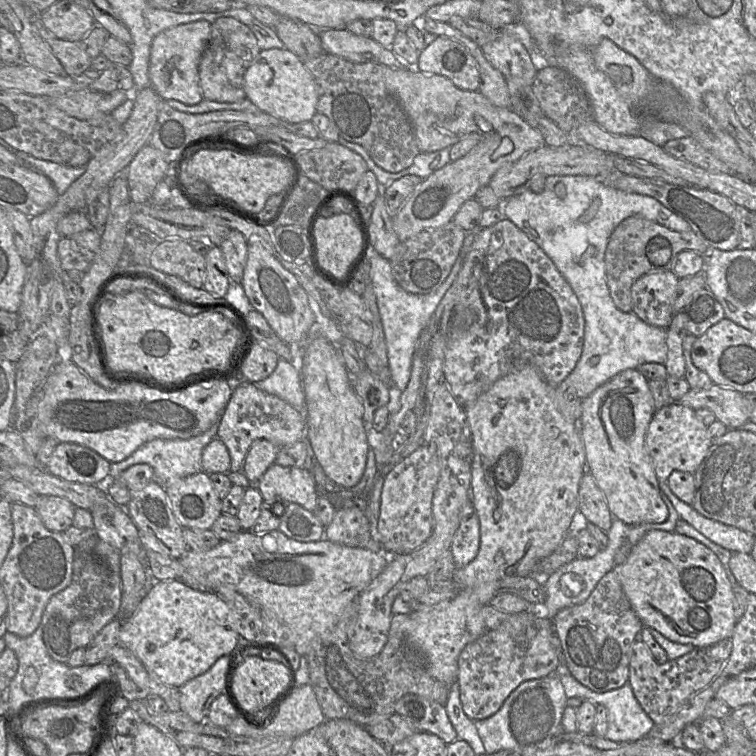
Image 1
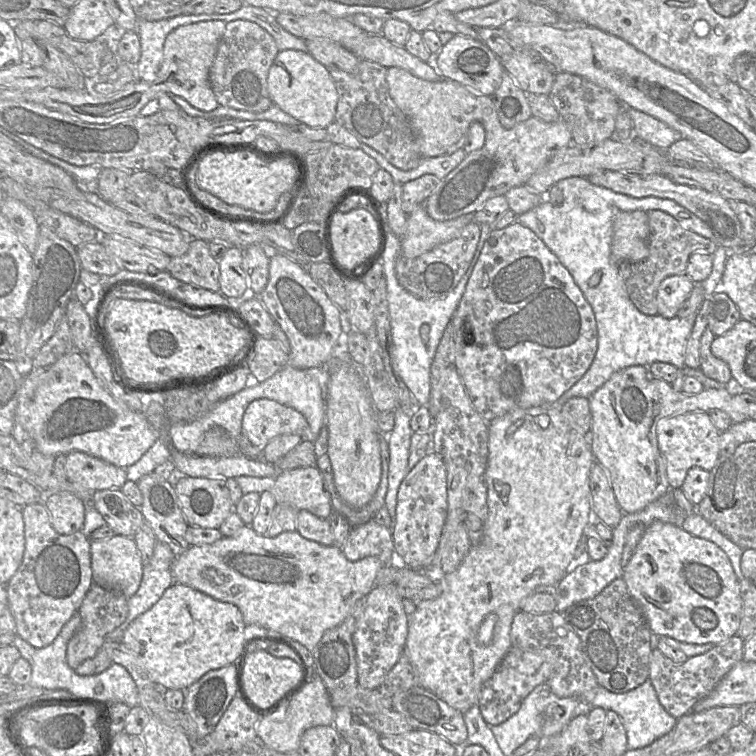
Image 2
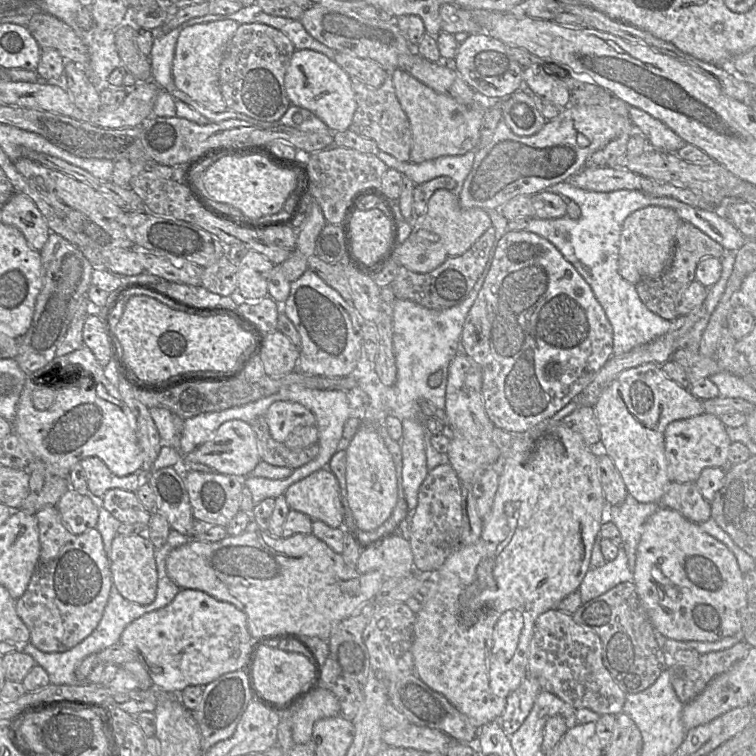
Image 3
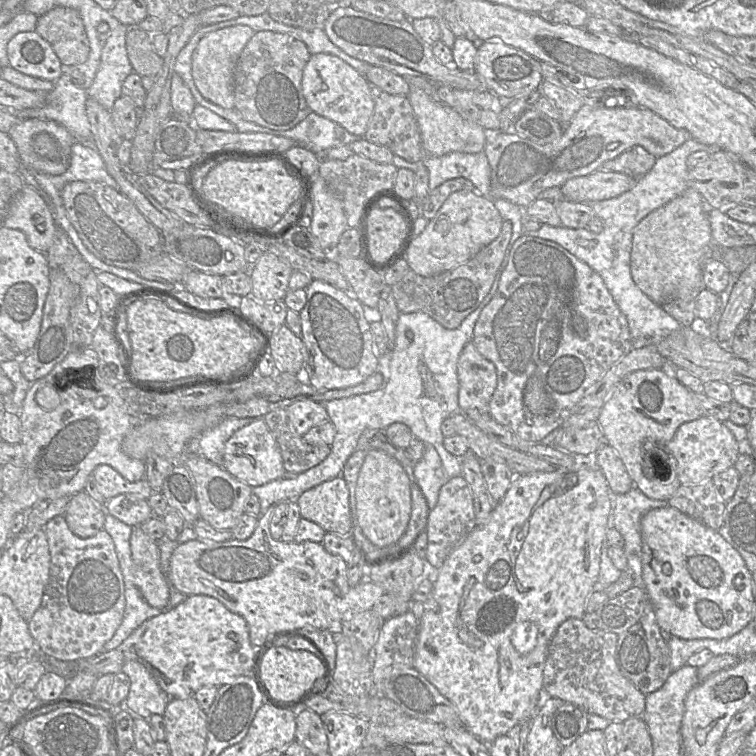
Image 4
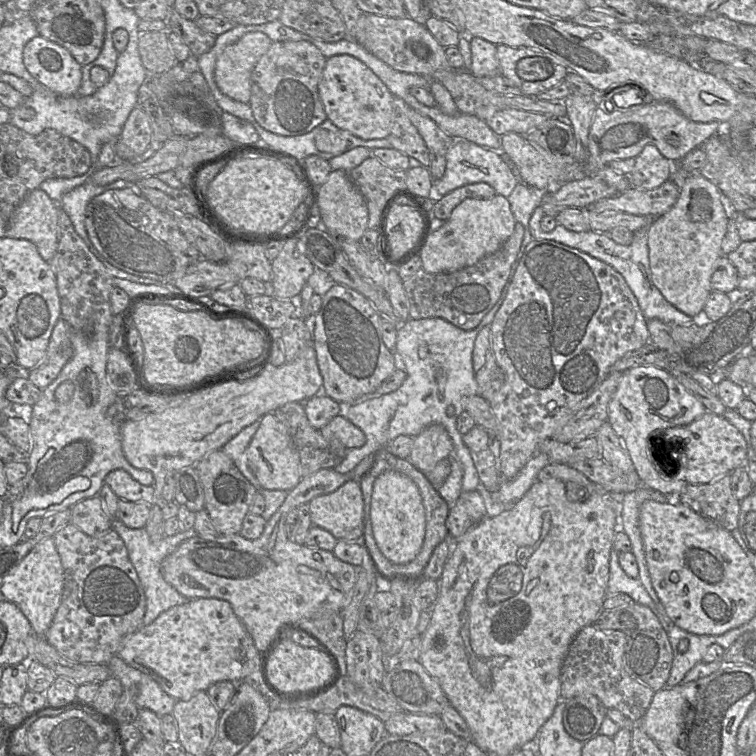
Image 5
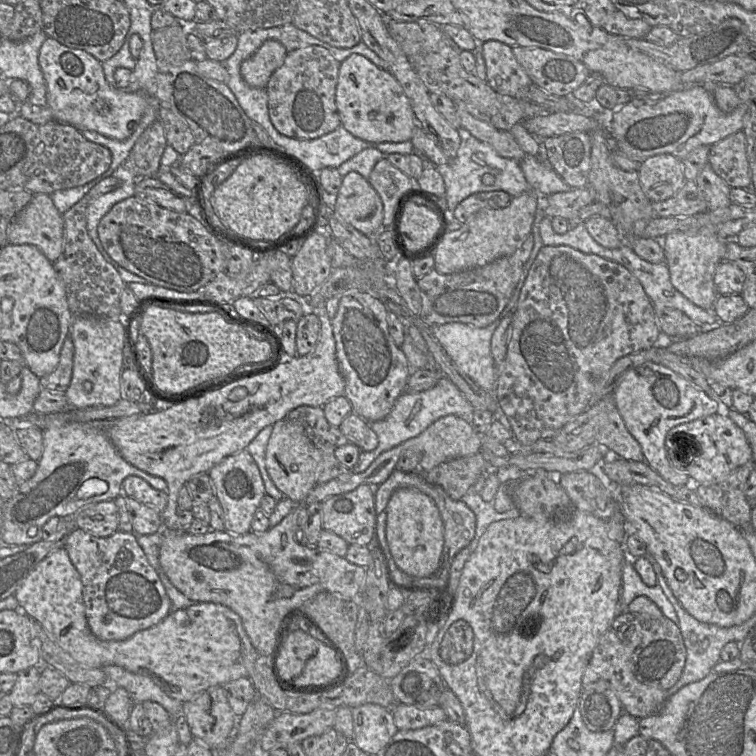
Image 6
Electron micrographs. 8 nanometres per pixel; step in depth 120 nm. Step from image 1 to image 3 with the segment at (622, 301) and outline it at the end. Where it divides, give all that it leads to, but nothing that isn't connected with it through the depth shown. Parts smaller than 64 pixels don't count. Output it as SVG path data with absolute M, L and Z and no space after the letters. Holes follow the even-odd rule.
M681 221L675 236L673 255L667 269L658 277L646 278L635 284L635 289L643 304L660 317L673 321L678 317L676 306L687 286L695 280L695 270L702 258L721 259L726 250L708 235L687 221Z

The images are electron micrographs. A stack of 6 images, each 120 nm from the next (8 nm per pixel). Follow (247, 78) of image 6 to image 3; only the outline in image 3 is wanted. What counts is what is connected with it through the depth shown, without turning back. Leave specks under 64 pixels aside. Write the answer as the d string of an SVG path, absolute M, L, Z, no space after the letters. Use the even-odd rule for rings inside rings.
M233 20L195 24L183 28L177 38L172 65L174 84L177 89L213 112L228 109L219 86L219 69L227 46L239 25Z

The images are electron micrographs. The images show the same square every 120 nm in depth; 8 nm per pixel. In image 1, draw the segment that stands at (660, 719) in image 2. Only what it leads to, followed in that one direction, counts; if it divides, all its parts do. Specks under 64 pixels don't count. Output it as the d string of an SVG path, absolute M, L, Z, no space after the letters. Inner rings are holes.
M563 663L562 670L557 676L563 684L565 694L568 698L576 697L582 700L590 701L593 704L604 705L608 711L608 727L604 738L615 742L636 741L647 736L655 725L652 719L642 709L641 705L634 696L631 686L628 683L620 688L598 693L578 682L564 669Z

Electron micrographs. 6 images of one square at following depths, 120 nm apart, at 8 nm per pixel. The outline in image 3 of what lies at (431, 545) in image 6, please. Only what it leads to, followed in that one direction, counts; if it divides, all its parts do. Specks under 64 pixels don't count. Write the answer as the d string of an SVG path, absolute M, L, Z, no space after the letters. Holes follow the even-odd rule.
M363 424L350 440L346 450L347 500L356 526L374 531L392 515L398 502L396 467L391 453L377 431Z

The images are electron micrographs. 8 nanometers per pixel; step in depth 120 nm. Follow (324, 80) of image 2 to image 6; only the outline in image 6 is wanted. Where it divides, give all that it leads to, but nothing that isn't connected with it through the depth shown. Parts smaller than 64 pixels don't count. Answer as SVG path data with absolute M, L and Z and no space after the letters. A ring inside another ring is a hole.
M352 54L340 63L335 103L341 126L367 142L410 141L417 125L410 100L396 78L360 54Z

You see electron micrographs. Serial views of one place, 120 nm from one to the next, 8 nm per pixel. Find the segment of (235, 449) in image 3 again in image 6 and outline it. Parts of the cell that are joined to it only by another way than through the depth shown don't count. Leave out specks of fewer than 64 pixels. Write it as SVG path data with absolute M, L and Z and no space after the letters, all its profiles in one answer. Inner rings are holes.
M280 420L272 426L265 451L265 467L273 483L286 497L295 503L304 503L308 494L318 484L317 470L321 461L321 451L306 435L300 422Z

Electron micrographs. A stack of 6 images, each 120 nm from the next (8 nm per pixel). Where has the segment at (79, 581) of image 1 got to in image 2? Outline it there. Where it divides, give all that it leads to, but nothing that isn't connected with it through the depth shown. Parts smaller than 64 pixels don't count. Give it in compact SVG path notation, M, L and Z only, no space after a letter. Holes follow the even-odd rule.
M93 584L86 593L77 614L81 617L81 625L67 643L66 659L72 669L76 669L86 659L93 659L102 648L105 637L119 627L128 615L128 598L120 592L106 589L98 584Z

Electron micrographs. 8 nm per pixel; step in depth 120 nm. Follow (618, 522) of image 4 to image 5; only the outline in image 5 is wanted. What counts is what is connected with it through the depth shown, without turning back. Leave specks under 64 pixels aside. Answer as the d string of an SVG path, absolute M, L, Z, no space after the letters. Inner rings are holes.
M641 487L632 492L623 494L622 496L622 510L621 510L621 524L622 531L630 538L632 549L639 569L639 580L652 598L656 609L660 614L665 614L665 609L658 598L649 576L647 562L644 552L643 540L639 529L639 511L641 505L648 500L653 500L661 503L666 502L666 498L660 495L657 491Z

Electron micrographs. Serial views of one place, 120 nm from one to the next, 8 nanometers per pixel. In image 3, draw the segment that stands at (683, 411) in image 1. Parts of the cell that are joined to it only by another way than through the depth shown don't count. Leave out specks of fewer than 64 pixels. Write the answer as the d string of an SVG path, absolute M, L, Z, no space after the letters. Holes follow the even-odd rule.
M703 413L673 421L666 427L664 437L668 476L672 482L695 483L705 468L723 468L728 462L732 441L726 433L725 425L712 414Z

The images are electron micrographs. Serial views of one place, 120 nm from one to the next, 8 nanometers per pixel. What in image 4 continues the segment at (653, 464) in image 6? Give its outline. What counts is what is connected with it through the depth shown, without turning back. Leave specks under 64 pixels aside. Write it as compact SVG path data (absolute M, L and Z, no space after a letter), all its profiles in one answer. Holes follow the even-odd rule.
M643 369L624 377L605 401L597 423L602 429L604 442L614 448L637 487L648 498L668 501L681 486L678 480L662 485L653 482L644 473L642 445L646 440L668 443L680 425L702 417L694 403L692 392L673 374L663 369Z

